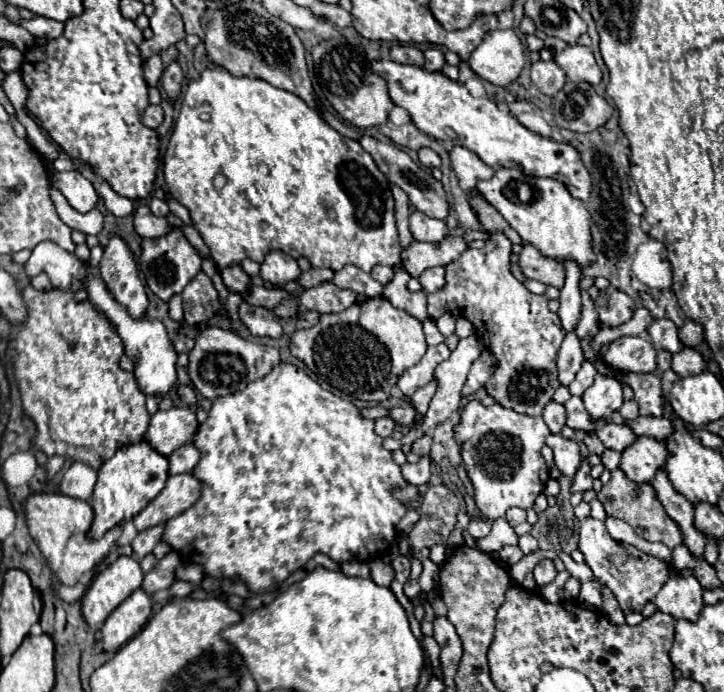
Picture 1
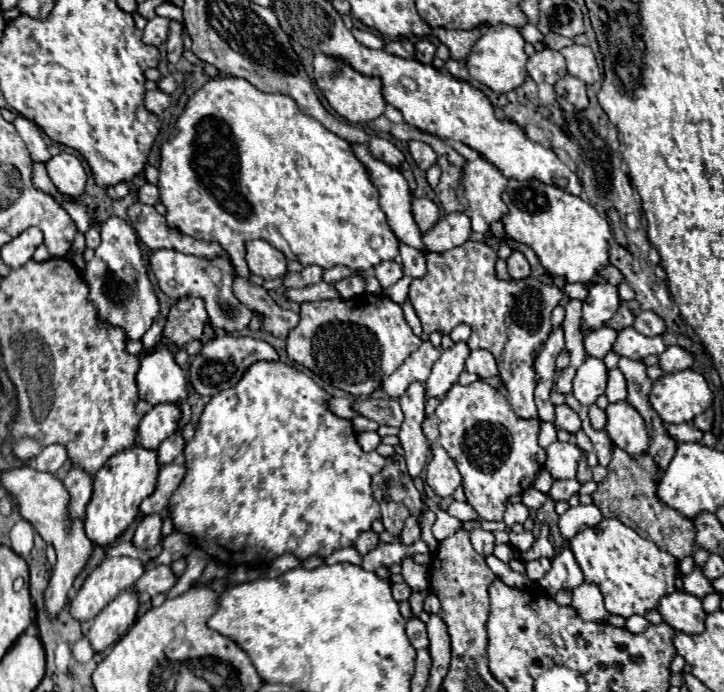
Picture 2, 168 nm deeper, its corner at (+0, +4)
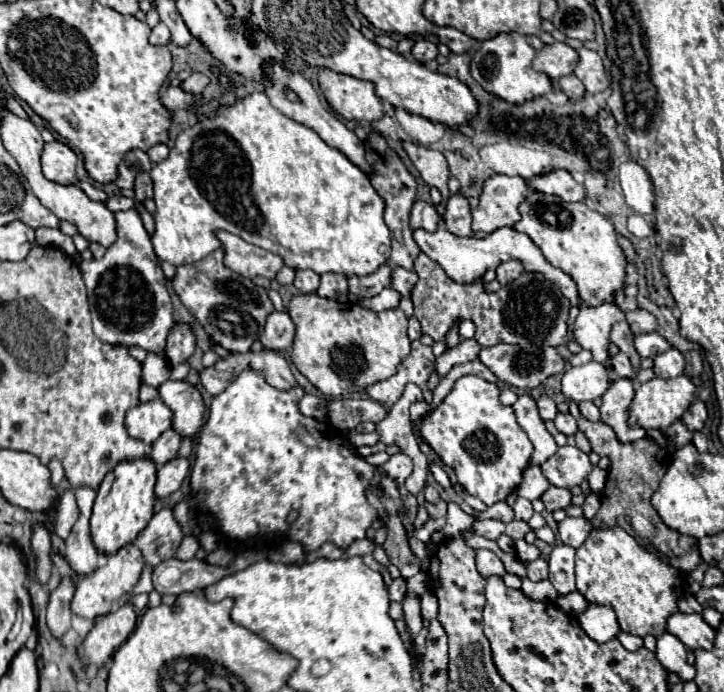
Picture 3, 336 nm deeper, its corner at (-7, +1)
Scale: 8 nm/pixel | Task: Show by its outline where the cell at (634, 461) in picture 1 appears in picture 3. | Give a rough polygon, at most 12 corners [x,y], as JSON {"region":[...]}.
{"region":[[616,379],[602,395],[602,423],[620,443],[646,437],[630,427],[628,409],[634,383]]}

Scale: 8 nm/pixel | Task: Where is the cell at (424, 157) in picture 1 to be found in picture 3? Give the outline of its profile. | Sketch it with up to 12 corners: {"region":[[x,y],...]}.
{"region":[[406,141],[410,161],[430,187],[450,197],[446,157]]}

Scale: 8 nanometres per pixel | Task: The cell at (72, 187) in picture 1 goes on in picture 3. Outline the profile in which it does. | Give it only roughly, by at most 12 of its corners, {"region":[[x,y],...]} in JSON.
{"region":[[46,143],[42,173],[54,183],[76,183],[76,153]]}

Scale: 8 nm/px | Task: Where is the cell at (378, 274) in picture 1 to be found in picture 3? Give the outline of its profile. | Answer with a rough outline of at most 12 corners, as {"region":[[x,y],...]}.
{"region":[[392,267],[392,289],[408,295],[418,281],[414,271]]}

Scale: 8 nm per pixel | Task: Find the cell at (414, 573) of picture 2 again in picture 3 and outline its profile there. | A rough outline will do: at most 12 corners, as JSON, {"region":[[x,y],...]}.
{"region":[[410,593],[404,603],[404,619],[412,639],[422,629],[420,597]]}

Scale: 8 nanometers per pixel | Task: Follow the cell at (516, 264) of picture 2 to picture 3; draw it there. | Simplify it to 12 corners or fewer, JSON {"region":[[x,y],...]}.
{"region":[[516,259],[500,263],[496,279],[508,285],[524,273]]}

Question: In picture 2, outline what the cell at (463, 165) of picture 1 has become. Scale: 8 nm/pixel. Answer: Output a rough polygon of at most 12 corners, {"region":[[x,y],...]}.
{"region":[[485,158],[462,178],[475,232],[507,214],[507,178]]}

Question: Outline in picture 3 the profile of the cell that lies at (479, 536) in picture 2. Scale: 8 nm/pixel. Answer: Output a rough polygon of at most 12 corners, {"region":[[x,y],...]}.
{"region":[[476,549],[476,569],[484,577],[506,573],[490,549]]}

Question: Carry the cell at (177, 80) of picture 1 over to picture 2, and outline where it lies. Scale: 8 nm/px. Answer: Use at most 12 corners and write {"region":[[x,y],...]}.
{"region":[[169,20],[167,58],[175,64],[183,54],[183,24]]}

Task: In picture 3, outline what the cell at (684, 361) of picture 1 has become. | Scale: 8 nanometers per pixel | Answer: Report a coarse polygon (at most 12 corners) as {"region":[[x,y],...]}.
{"region":[[678,349],[654,359],[660,379],[684,375],[686,361]]}

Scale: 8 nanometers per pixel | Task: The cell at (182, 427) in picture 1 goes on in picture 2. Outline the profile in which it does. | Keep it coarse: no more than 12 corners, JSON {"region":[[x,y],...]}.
{"region":[[155,404],[137,428],[141,446],[155,450],[177,432],[181,410]]}

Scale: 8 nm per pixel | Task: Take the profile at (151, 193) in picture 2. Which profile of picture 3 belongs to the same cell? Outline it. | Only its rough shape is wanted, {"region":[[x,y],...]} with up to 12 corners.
{"region":[[150,173],[136,175],[136,201],[154,197]]}

